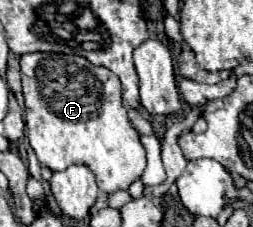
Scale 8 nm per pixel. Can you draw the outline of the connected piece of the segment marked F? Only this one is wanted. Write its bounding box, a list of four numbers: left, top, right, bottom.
[21,52,147,194]

